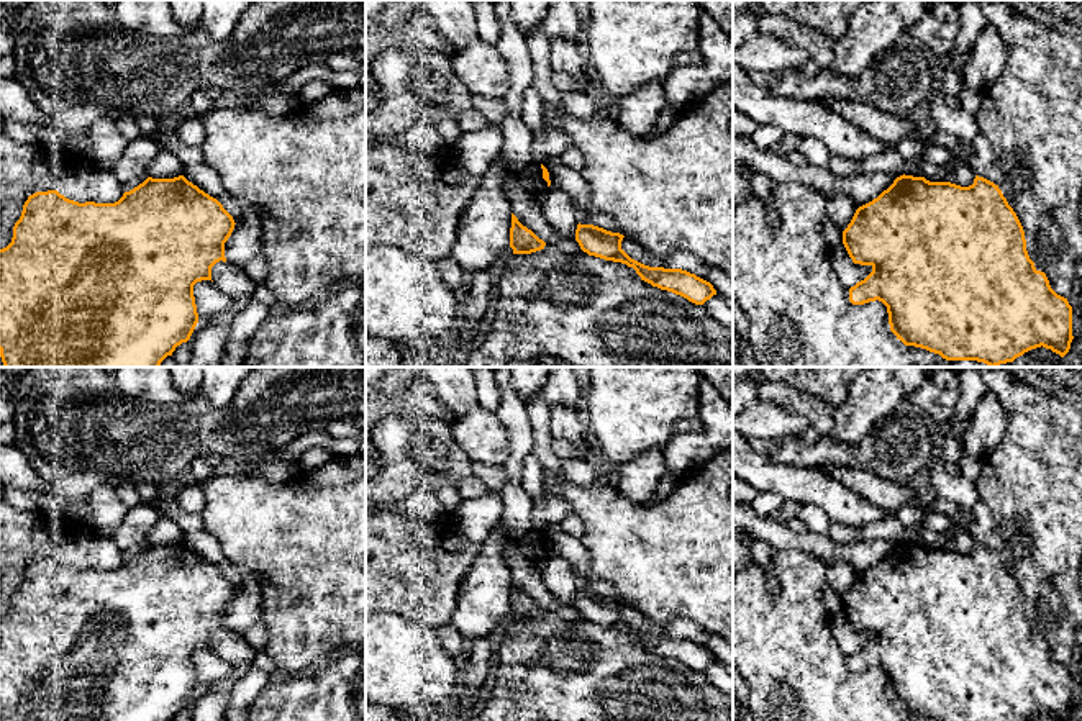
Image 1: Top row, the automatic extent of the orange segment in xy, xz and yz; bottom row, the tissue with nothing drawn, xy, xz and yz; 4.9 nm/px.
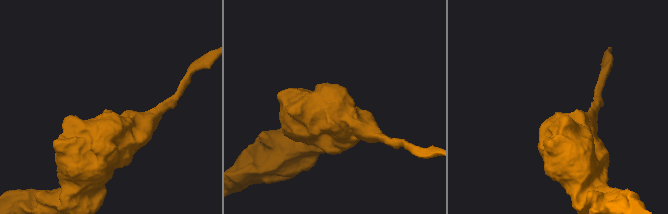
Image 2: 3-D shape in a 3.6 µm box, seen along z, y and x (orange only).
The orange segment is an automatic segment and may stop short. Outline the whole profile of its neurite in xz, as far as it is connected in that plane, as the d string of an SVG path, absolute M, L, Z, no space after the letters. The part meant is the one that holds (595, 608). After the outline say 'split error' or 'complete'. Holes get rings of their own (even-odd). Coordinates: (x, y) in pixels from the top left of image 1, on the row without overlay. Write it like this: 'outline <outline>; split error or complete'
outline M579 590L575 596L575 608L584 619L605 628L626 631L636 637L641 647L652 654L680 662L695 672L703 672L716 662L713 652L695 641L682 636L649 634L631 626L621 616L623 605L620 600L611 600L593 592Z; complete

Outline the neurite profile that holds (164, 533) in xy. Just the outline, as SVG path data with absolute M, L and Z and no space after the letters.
M159 511L159 519L151 529L148 542L152 546L174 546L182 542L182 539L180 528L164 511Z

